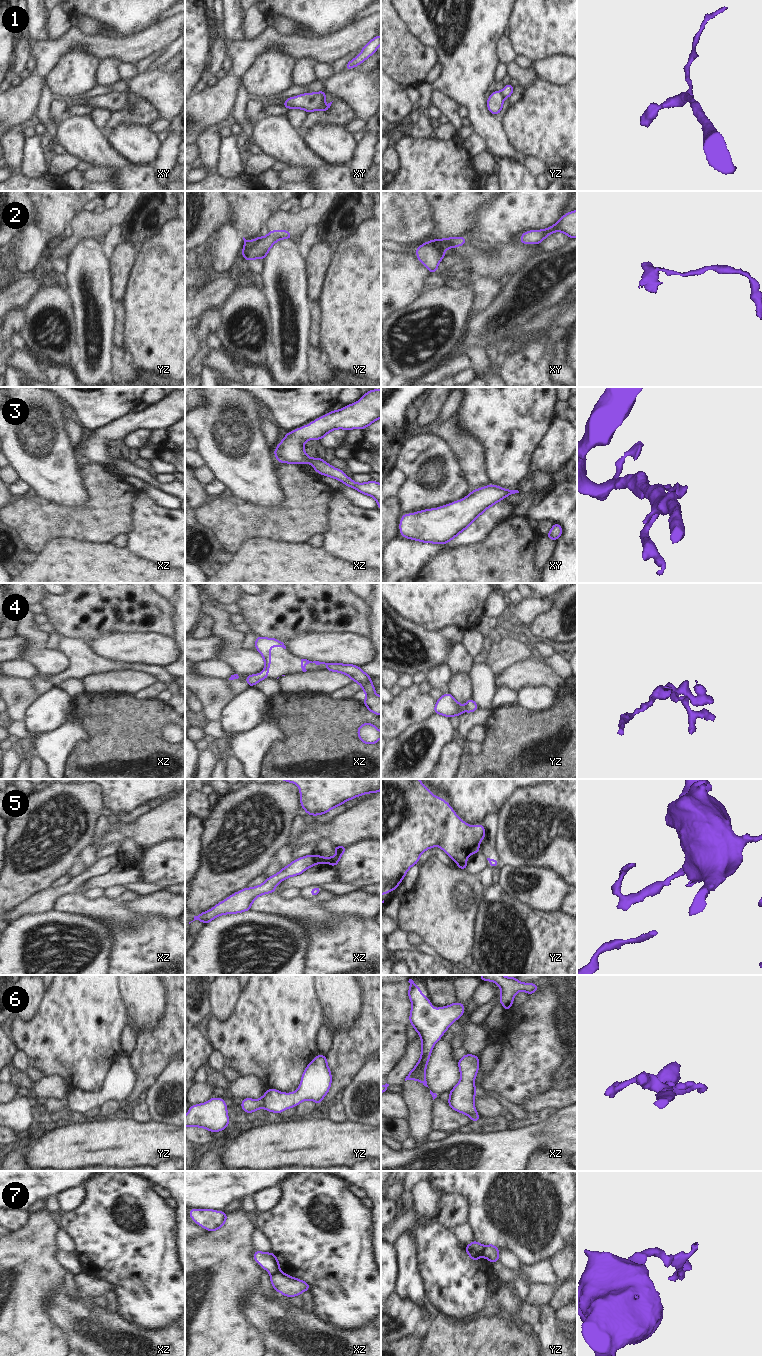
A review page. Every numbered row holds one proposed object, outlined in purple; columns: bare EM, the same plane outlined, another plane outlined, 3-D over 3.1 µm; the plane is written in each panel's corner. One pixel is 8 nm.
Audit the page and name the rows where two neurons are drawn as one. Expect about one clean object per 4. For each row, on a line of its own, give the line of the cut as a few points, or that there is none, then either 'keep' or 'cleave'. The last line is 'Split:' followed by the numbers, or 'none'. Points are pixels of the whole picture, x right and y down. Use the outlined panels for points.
1: cut yz (500, 91), (504, 97); cleave
2: cut xy (440, 242), (445, 249); cleave
3: cut none; keep
4: cut none; keep
5: cut xz (314, 855), (316, 863); cleave
6: cut yz (263, 1096), (264, 1106); cleave
7: cut yz (485, 1246), (482, 1255); cleave
Split: 1, 2, 5, 6, 7

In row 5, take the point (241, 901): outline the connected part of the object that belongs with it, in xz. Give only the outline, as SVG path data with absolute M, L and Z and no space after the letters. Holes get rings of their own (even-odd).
M307 855L292 861L287 867L281 869L277 874L268 877L267 880L256 887L238 891L222 902L215 905L211 910L194 916L194 920L202 921L205 925L214 918L224 914L235 914L251 909L253 901L260 895L276 892L275 886L284 879L302 874L306 869L316 864L315 855ZM191 921L191 922L193 922ZM189 922L189 924L191 923Z

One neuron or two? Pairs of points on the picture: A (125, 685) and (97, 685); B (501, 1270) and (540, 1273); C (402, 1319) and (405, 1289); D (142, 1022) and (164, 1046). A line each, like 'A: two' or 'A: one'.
A: one
B: one
C: two
D: two

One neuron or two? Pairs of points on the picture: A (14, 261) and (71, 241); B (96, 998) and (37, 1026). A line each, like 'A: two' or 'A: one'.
A: two
B: one

